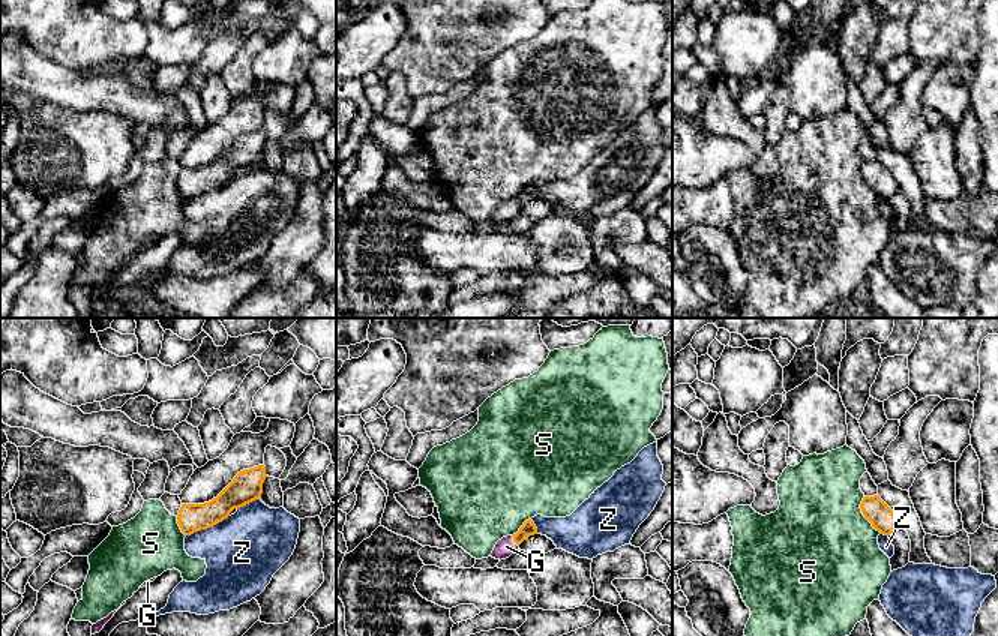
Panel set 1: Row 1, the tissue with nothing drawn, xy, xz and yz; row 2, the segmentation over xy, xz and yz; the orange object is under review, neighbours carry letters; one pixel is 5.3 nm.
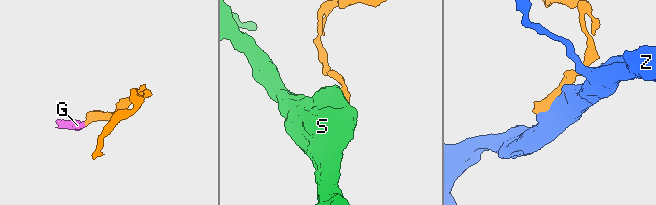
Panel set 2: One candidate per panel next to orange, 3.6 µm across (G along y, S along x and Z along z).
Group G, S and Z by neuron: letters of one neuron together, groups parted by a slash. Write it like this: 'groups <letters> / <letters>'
groups G / S / Z

